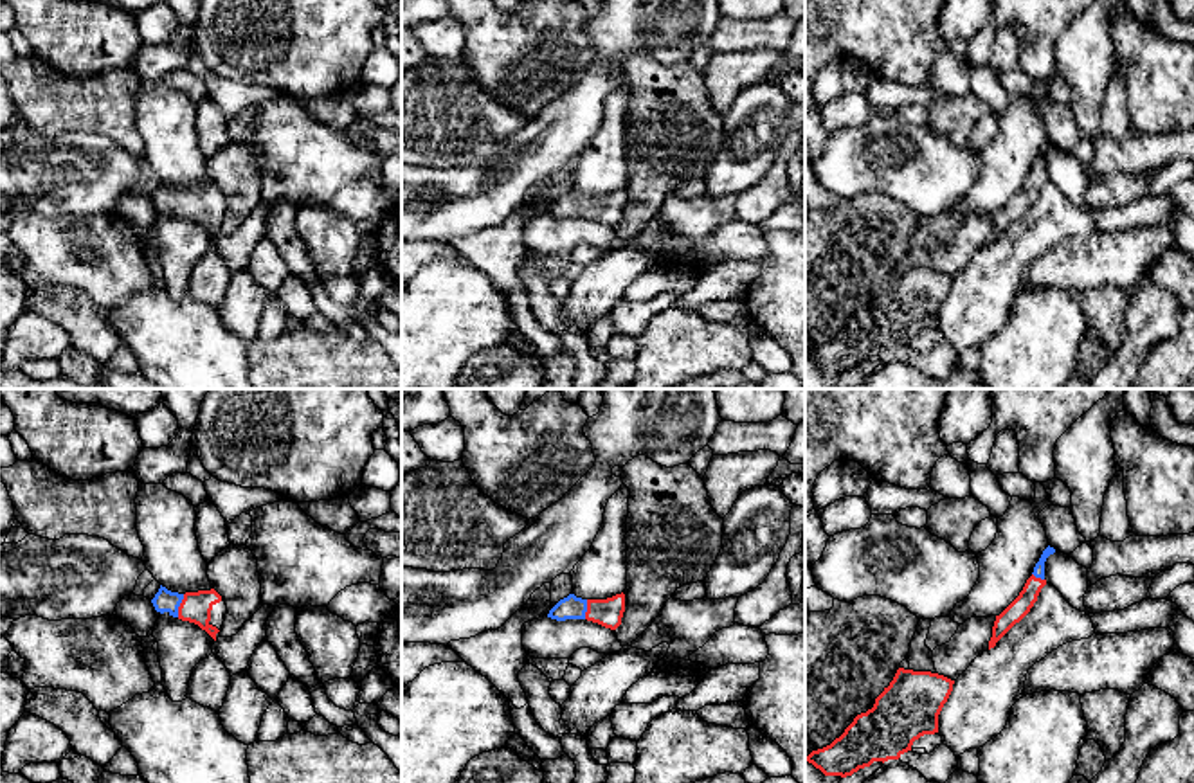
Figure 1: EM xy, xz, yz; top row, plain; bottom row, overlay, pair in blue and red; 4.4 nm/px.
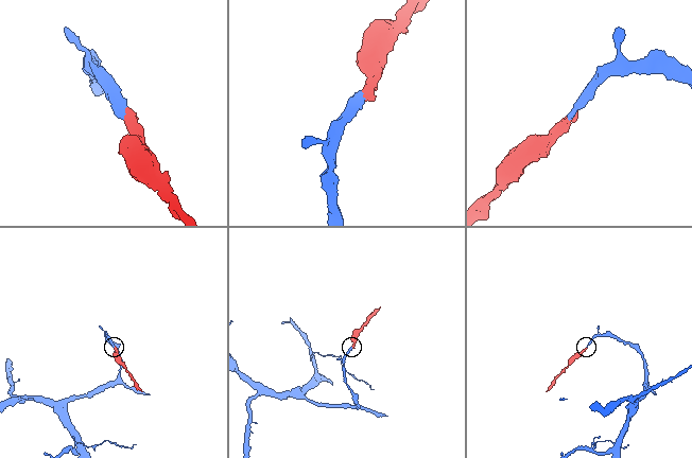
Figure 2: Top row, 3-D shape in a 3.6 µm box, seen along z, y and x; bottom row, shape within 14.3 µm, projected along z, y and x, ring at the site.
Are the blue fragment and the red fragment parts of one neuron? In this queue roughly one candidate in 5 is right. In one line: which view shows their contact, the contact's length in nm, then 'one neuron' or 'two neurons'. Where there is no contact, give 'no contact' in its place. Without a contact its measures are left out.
xy | 110 nm | one neuron

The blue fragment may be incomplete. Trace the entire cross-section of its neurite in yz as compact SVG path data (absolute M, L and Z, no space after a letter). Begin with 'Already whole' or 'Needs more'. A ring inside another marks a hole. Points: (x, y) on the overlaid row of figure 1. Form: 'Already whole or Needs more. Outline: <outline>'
Needs more. Outline: M1046 547L1034 567L1032 576L1027 580L1019 596L1000 614L996 616L992 626L992 637L989 641L989 650L996 646L996 643L1016 625L1019 623L1037 601L1041 589L1046 585L1045 580L1045 562L1050 554L1054 554L1054 547Z

